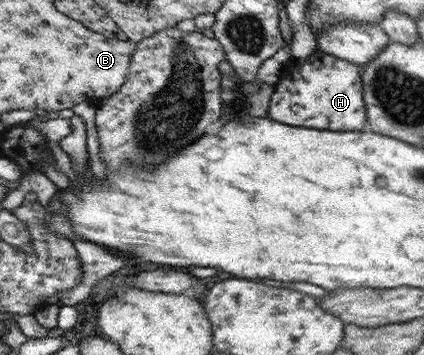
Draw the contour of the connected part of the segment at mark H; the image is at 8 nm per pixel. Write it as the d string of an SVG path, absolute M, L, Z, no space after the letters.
M315 50L305 61L295 63L294 69L285 73L275 85L270 97L269 118L295 127L331 130L338 132L361 131L368 121L361 67L345 61L323 50Z

